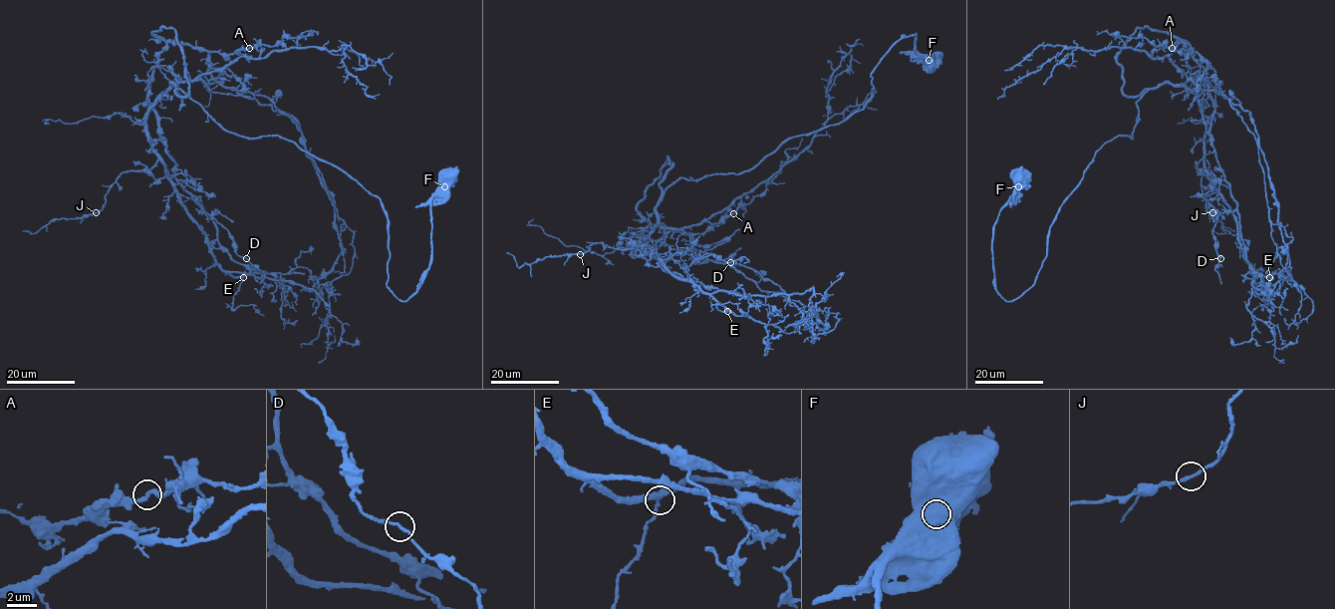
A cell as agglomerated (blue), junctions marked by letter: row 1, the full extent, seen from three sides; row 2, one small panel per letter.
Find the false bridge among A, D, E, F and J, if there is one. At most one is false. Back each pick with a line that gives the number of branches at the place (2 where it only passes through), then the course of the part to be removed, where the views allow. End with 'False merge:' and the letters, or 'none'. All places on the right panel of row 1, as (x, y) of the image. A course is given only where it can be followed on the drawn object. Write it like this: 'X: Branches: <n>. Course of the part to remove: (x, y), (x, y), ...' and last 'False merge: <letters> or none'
F: Branches: 2. Course of the part to remove: (1018, 186), (1011, 207)
False merge: F

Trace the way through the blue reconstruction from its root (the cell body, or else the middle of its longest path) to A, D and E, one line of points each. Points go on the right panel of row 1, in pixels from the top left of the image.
A: (1020, 175), (993, 228), (1007, 301), (1095, 153), (1133, 138), (1136, 102), (1199, 65), (1172, 47)
D: (1020, 175), (993, 228), (1007, 301), (1095, 153), (1133, 138), (1136, 102), (1185, 84), (1236, 202), (1220, 258)
E: (1020, 175), (993, 228), (1007, 301), (1095, 153), (1133, 138), (1136, 102), (1185, 84), (1205, 173), (1269, 277)

